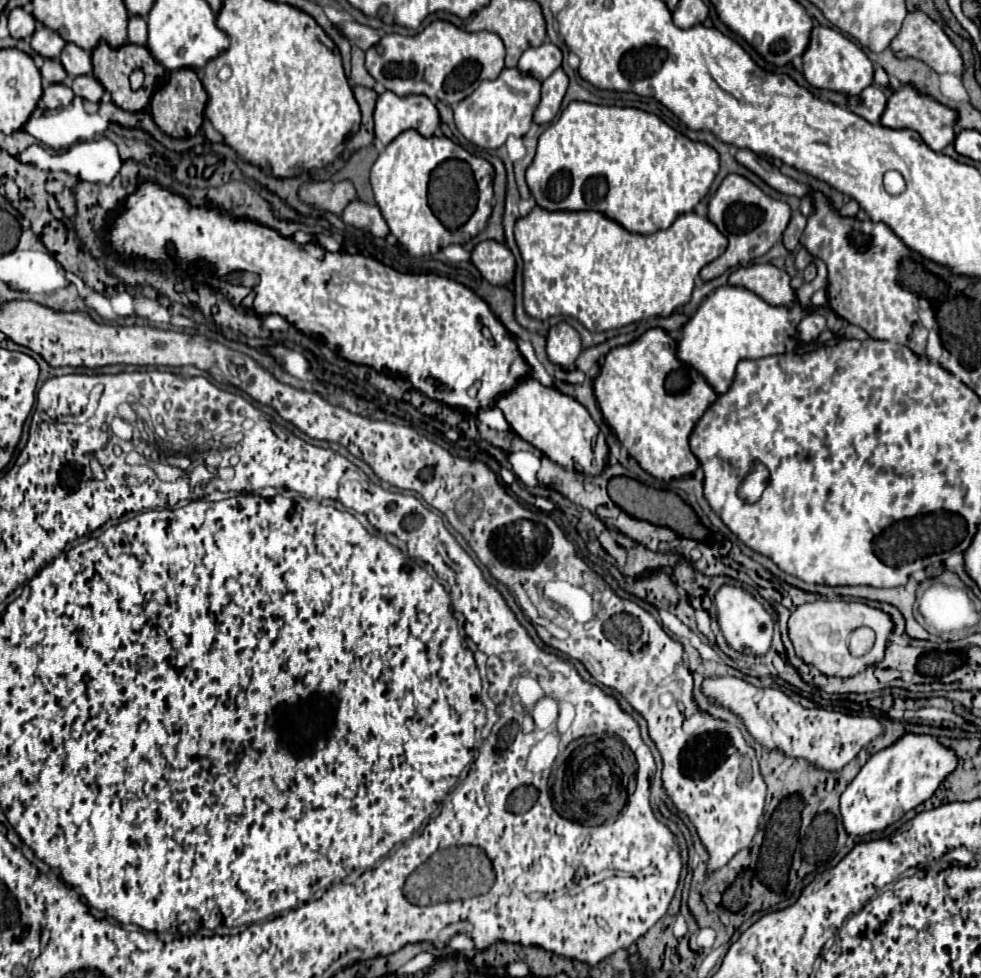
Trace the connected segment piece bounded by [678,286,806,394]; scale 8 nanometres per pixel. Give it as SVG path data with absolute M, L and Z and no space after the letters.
M722 286L700 304L696 314L682 328L678 358L696 368L718 394L724 394L732 386L740 360L756 360L792 350L798 338L796 326L804 316L806 312L800 304L792 308L772 308L746 288Z

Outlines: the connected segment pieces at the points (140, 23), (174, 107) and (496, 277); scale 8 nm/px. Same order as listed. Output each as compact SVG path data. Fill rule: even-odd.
M130 16L130 22L128 22L128 42L134 42L138 46L146 46L146 34L148 34L146 18Z
M176 70L168 74L164 86L152 96L150 114L156 126L168 134L170 138L188 138L194 136L204 120L204 106L206 106L206 90L198 80L194 70Z
M480 242L472 252L472 264L492 286L506 286L514 280L516 260L512 252L500 242Z

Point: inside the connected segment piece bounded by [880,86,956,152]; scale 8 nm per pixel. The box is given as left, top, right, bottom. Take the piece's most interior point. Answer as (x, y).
(906, 108)

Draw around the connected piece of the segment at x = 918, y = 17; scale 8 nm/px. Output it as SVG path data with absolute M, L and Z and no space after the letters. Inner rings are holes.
M910 10L906 14L906 18L902 22L902 30L894 38L894 42L890 42L890 50L896 54L896 58L918 58L938 74L950 72L950 74L962 78L964 70L962 70L960 50L950 42L944 28L938 22L934 22L932 18L928 18L922 10Z

